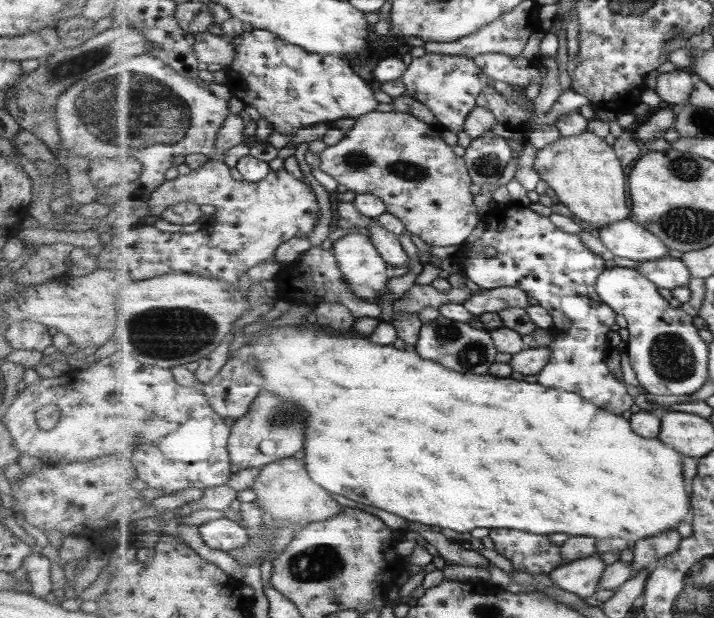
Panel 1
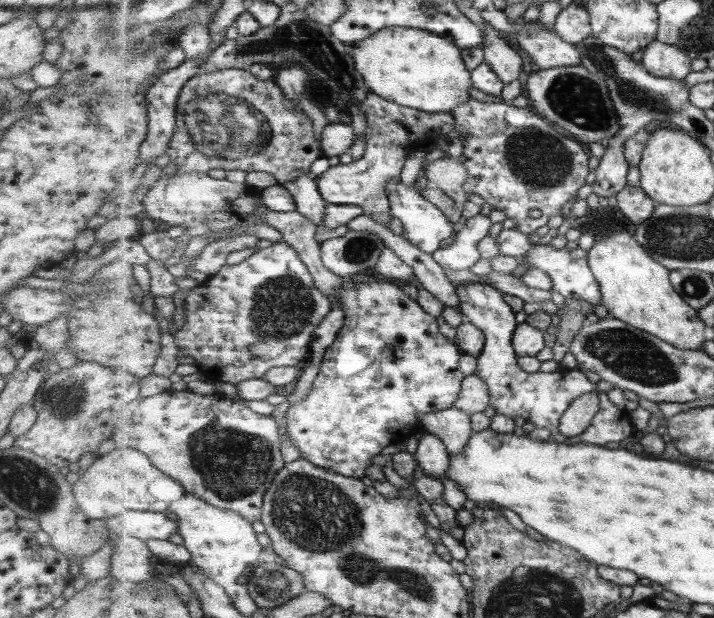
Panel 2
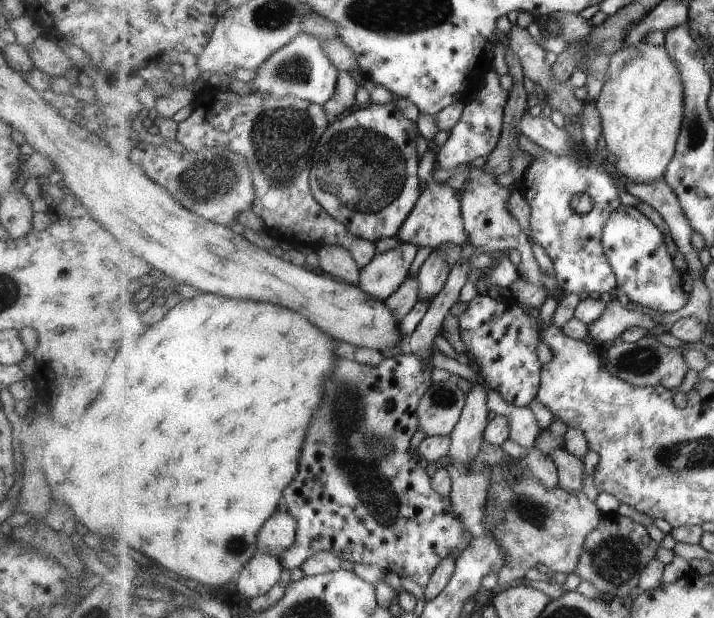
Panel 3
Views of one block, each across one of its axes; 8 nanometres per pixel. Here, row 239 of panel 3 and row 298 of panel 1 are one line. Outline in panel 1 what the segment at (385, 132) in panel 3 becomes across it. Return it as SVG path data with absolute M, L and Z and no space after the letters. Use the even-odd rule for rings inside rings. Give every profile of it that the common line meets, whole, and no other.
M349 233L338 239L332 248L339 266L342 267L343 278L350 283L353 292L361 298L367 298L369 302L381 302L383 294L387 292L387 284L391 266L379 255L378 248L374 246L369 235L362 233Z

